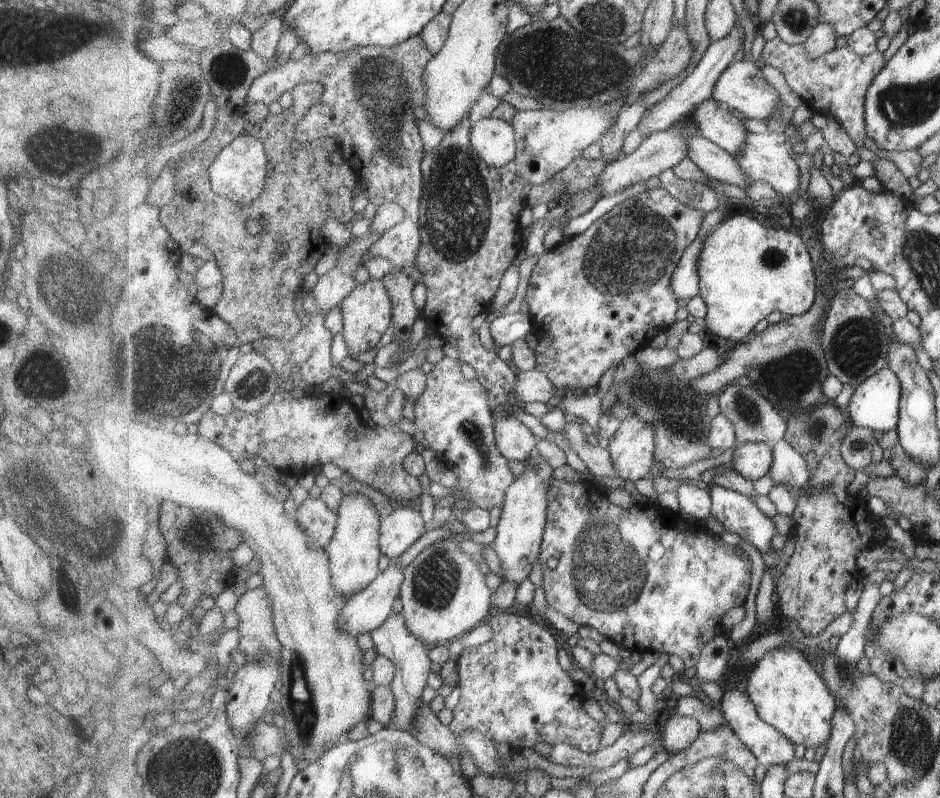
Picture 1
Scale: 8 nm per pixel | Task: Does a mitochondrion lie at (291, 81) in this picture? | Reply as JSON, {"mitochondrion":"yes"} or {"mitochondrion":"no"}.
{"mitochondrion":"no"}

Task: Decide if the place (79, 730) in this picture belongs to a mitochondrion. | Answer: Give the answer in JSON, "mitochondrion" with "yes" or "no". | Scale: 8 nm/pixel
{"mitochondrion":"no"}

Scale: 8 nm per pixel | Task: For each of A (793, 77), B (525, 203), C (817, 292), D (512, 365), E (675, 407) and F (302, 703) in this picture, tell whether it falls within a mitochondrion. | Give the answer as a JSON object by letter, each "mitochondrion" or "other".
{"A":"other","B":"other","C":"other","D":"other","E":"mitochondrion","F":"mitochondrion"}

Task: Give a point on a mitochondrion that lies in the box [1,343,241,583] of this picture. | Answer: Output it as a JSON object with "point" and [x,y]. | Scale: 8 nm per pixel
{"point":[80,528]}

